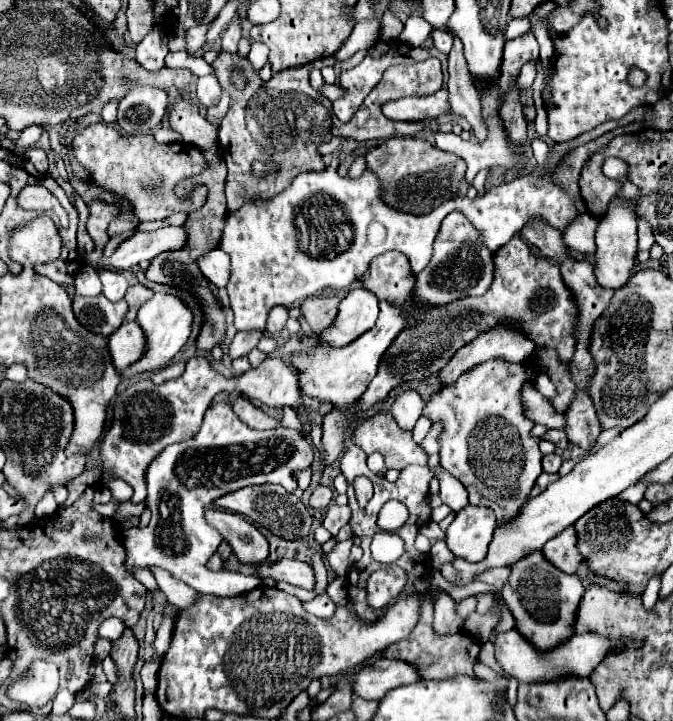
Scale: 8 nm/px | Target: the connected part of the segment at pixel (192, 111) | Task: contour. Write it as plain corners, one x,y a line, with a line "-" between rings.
176,98
170,110
170,126
182,134
184,142
200,146
202,150
210,150
218,146
218,128
208,124
208,120
198,112
198,106
188,100

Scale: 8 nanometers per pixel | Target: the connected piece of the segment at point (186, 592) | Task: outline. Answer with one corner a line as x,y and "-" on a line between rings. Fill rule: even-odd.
152,570
152,574
154,574
160,590
166,594
168,602
172,602
176,608
190,606
196,600
196,596
198,596
196,590
192,590
190,586
186,586
182,582
176,582
170,574
164,574
164,570

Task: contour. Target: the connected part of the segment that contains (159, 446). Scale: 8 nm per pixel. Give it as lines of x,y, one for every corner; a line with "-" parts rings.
192,356
186,362
186,370
180,378
164,384
152,384
150,380
138,380
130,384
114,402
114,420
100,440
100,456
104,472
122,478
134,488
132,502
146,500
146,470
152,460
166,448
192,438
202,426
202,416
212,398
228,388
228,378
218,374
204,356

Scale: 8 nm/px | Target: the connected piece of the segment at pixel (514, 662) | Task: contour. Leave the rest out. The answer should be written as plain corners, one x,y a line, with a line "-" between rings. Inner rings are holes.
508,630
508,632
498,632
496,634
494,656
496,656
498,664
502,666
502,670
506,674
514,676
518,682
528,682
530,684
530,682
558,680
558,678
564,678
568,674
588,676
600,664
600,660
604,660
604,654
608,654
608,650
612,650
616,646
618,644
610,636
596,634
596,632
584,632
584,634
572,636
572,640
568,640
566,646
560,646
560,648
548,652
548,654
540,654
516,630

